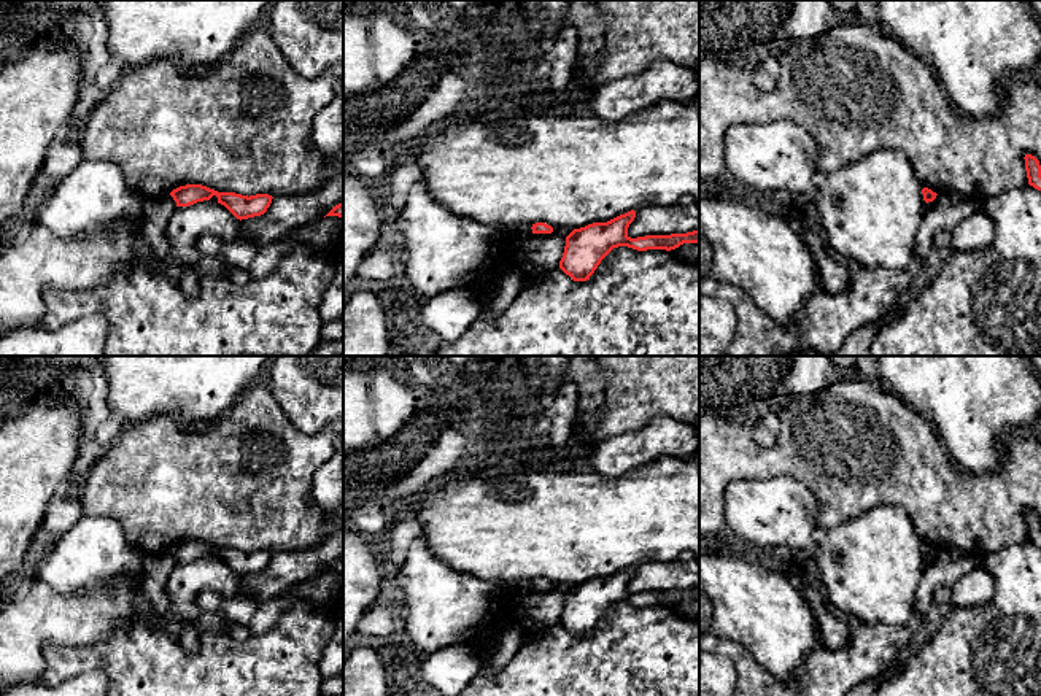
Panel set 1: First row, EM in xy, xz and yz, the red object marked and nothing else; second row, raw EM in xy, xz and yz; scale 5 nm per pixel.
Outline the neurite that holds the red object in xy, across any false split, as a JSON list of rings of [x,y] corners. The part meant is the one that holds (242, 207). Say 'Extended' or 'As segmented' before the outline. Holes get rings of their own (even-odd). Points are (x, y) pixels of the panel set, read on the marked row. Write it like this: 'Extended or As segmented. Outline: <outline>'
As segmented. Outline: [[[202,184],[180,186],[173,189],[170,195],[176,202],[176,207],[189,207],[197,202],[210,200],[216,195],[218,203],[224,205],[240,221],[264,215],[273,199],[269,194],[256,194],[248,197],[235,192],[218,192]]]

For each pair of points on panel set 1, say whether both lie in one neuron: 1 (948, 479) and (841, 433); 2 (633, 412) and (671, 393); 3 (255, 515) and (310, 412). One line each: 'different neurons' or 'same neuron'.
1: same neuron
2: same neuron
3: different neurons

